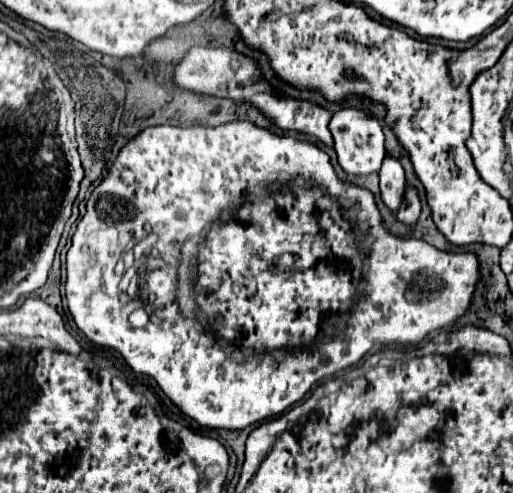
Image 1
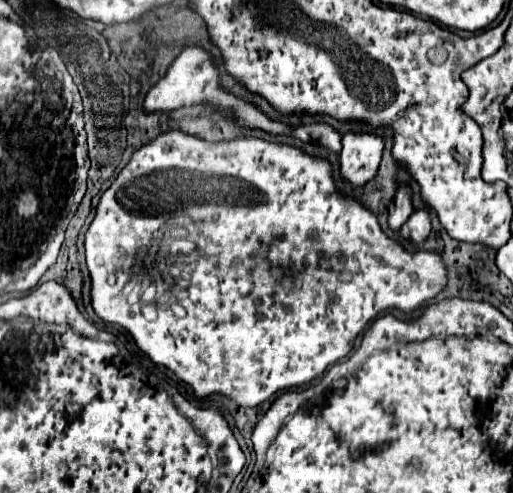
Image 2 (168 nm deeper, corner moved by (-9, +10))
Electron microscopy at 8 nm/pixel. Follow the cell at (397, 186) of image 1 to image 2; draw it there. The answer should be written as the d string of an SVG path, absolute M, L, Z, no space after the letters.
M404 186L396 192L394 200L388 206L388 226L398 232L402 228L402 224L410 218L412 214L412 202L410 202L410 188Z

